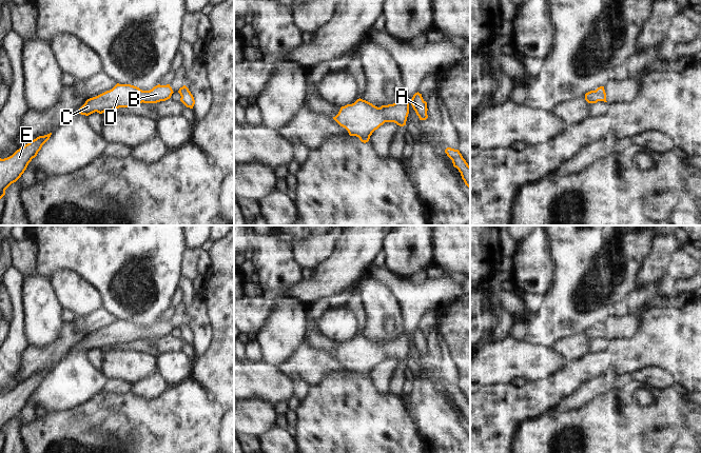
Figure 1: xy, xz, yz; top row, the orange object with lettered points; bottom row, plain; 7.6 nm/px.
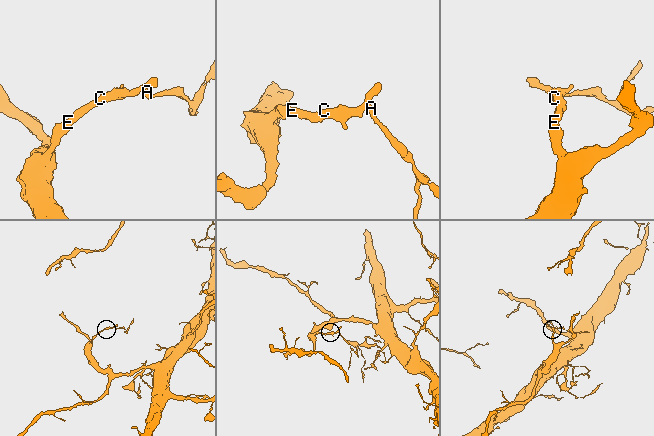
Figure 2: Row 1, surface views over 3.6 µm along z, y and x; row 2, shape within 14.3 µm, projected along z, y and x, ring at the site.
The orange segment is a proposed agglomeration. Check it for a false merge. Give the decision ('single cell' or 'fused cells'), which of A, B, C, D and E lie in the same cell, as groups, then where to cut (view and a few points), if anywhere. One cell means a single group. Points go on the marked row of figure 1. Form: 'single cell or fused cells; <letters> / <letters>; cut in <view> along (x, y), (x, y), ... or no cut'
single cell; A B C D E; no cut

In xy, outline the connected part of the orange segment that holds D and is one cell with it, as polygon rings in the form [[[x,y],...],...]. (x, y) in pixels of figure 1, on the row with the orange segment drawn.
[[[117,83],[112,90],[87,99],[77,113],[89,116],[95,112],[102,114],[105,111],[129,107],[142,102],[157,103],[170,99],[173,93],[170,84],[158,84],[150,91],[142,91],[131,84]]]

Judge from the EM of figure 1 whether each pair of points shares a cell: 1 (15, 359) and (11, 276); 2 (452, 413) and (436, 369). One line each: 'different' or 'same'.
1: same
2: same

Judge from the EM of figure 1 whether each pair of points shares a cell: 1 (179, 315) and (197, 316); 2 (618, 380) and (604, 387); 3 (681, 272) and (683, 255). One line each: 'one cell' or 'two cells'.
1: two cells
2: two cells
3: one cell

